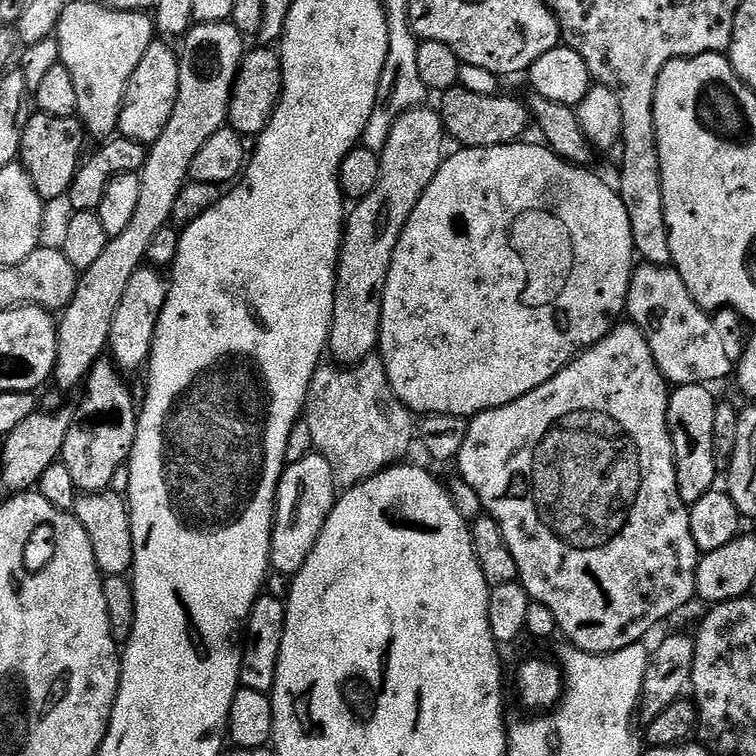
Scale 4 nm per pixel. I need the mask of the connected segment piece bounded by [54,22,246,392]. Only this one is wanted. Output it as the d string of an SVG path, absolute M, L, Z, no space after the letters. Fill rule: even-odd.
M221 22L211 24L197 23L195 26L190 27L182 37L182 43L185 44L184 53L179 53L178 59L180 61L180 73L178 74L178 98L174 102L174 110L170 114L170 122L166 122L166 130L162 130L162 134L155 140L155 142L147 149L147 156L145 158L143 168L138 172L140 177L141 190L139 191L138 206L134 211L134 218L130 219L130 224L126 230L122 231L122 234L111 237L109 239L106 250L102 250L102 255L98 257L98 262L94 262L94 266L90 266L83 272L83 274L77 279L76 293L71 302L68 303L68 307L64 309L62 315L58 320L58 327L56 330L56 370L54 373L54 384L57 384L62 391L68 392L71 388L79 389L81 385L87 381L88 373L91 372L92 367L96 365L97 360L101 359L105 355L106 349L109 347L108 339L110 338L110 330L112 329L112 323L114 322L114 314L118 310L118 302L122 302L122 294L126 294L126 282L130 282L130 278L136 271L145 263L144 255L148 252L148 247L156 240L156 235L163 230L164 227L169 227L172 211L174 210L174 201L178 199L178 194L183 190L186 181L189 179L188 171L190 170L190 164L193 162L195 155L202 150L203 146L217 131L225 127L228 118L228 103L232 97L232 87L236 81L236 75L240 69L240 64L244 61L244 53L246 51L245 37L241 35L239 29L235 27L232 22Z

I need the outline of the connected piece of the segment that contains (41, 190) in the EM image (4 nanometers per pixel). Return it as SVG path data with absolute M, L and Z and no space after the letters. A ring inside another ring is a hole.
M37 111L35 115L29 115L24 122L18 160L28 172L40 199L51 202L59 196L64 198L69 195L76 173L82 165L80 155L84 152L86 129L75 115L56 117L42 111Z

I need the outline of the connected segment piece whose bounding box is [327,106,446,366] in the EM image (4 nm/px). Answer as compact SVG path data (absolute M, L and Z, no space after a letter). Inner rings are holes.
M416 106L403 111L395 117L392 129L388 132L388 141L384 144L384 152L379 153L380 180L375 190L366 199L359 201L356 208L347 213L344 226L344 239L340 246L340 263L336 266L336 297L334 298L334 314L332 315L332 333L328 335L327 351L337 365L355 366L364 363L377 351L380 342L380 319L382 318L382 302L384 287L388 277L388 267L392 261L392 252L396 249L398 238L418 202L418 198L430 186L434 174L439 170L444 152L446 133L444 123L440 121L439 111Z

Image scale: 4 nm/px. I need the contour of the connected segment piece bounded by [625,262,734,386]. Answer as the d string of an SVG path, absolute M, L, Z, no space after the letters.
M647 262L635 267L628 284L625 313L646 337L652 357L669 383L710 384L733 371L723 336L716 332L709 315L698 307L674 268Z

